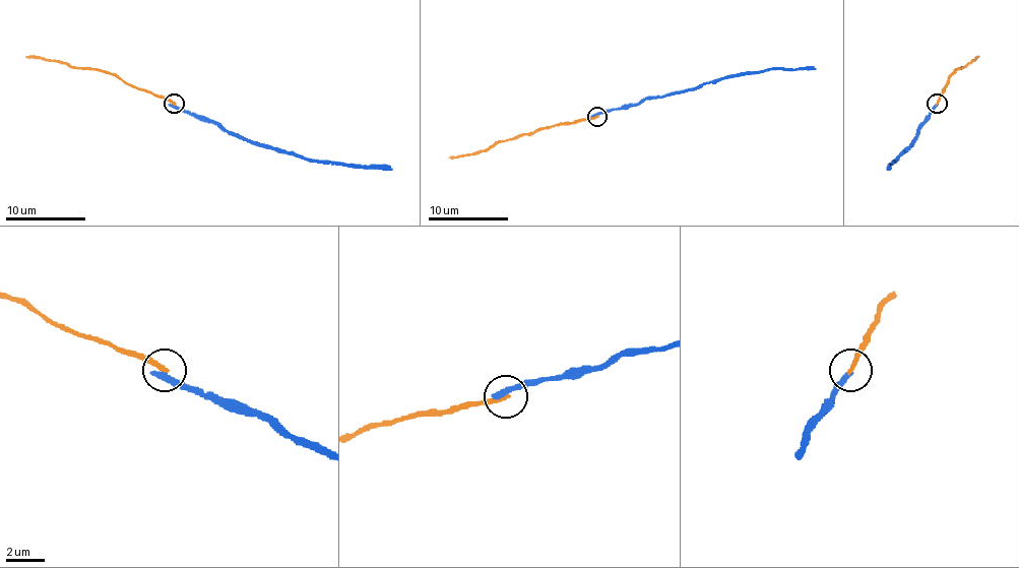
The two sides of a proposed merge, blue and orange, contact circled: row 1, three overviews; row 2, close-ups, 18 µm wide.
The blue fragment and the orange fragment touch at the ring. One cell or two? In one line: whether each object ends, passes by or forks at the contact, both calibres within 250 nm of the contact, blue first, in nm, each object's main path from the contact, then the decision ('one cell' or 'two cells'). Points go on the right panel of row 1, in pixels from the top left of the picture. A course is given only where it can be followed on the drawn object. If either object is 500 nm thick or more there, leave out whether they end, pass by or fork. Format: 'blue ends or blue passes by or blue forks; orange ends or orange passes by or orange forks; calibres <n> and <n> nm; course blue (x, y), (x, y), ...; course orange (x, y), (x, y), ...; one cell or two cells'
blue ends; orange ends; calibres 380 and 240 nm; course blue (936, 105), (912, 141), (888, 165), (890, 169); course orange (936, 103), (956, 69), (978, 57); two cells

